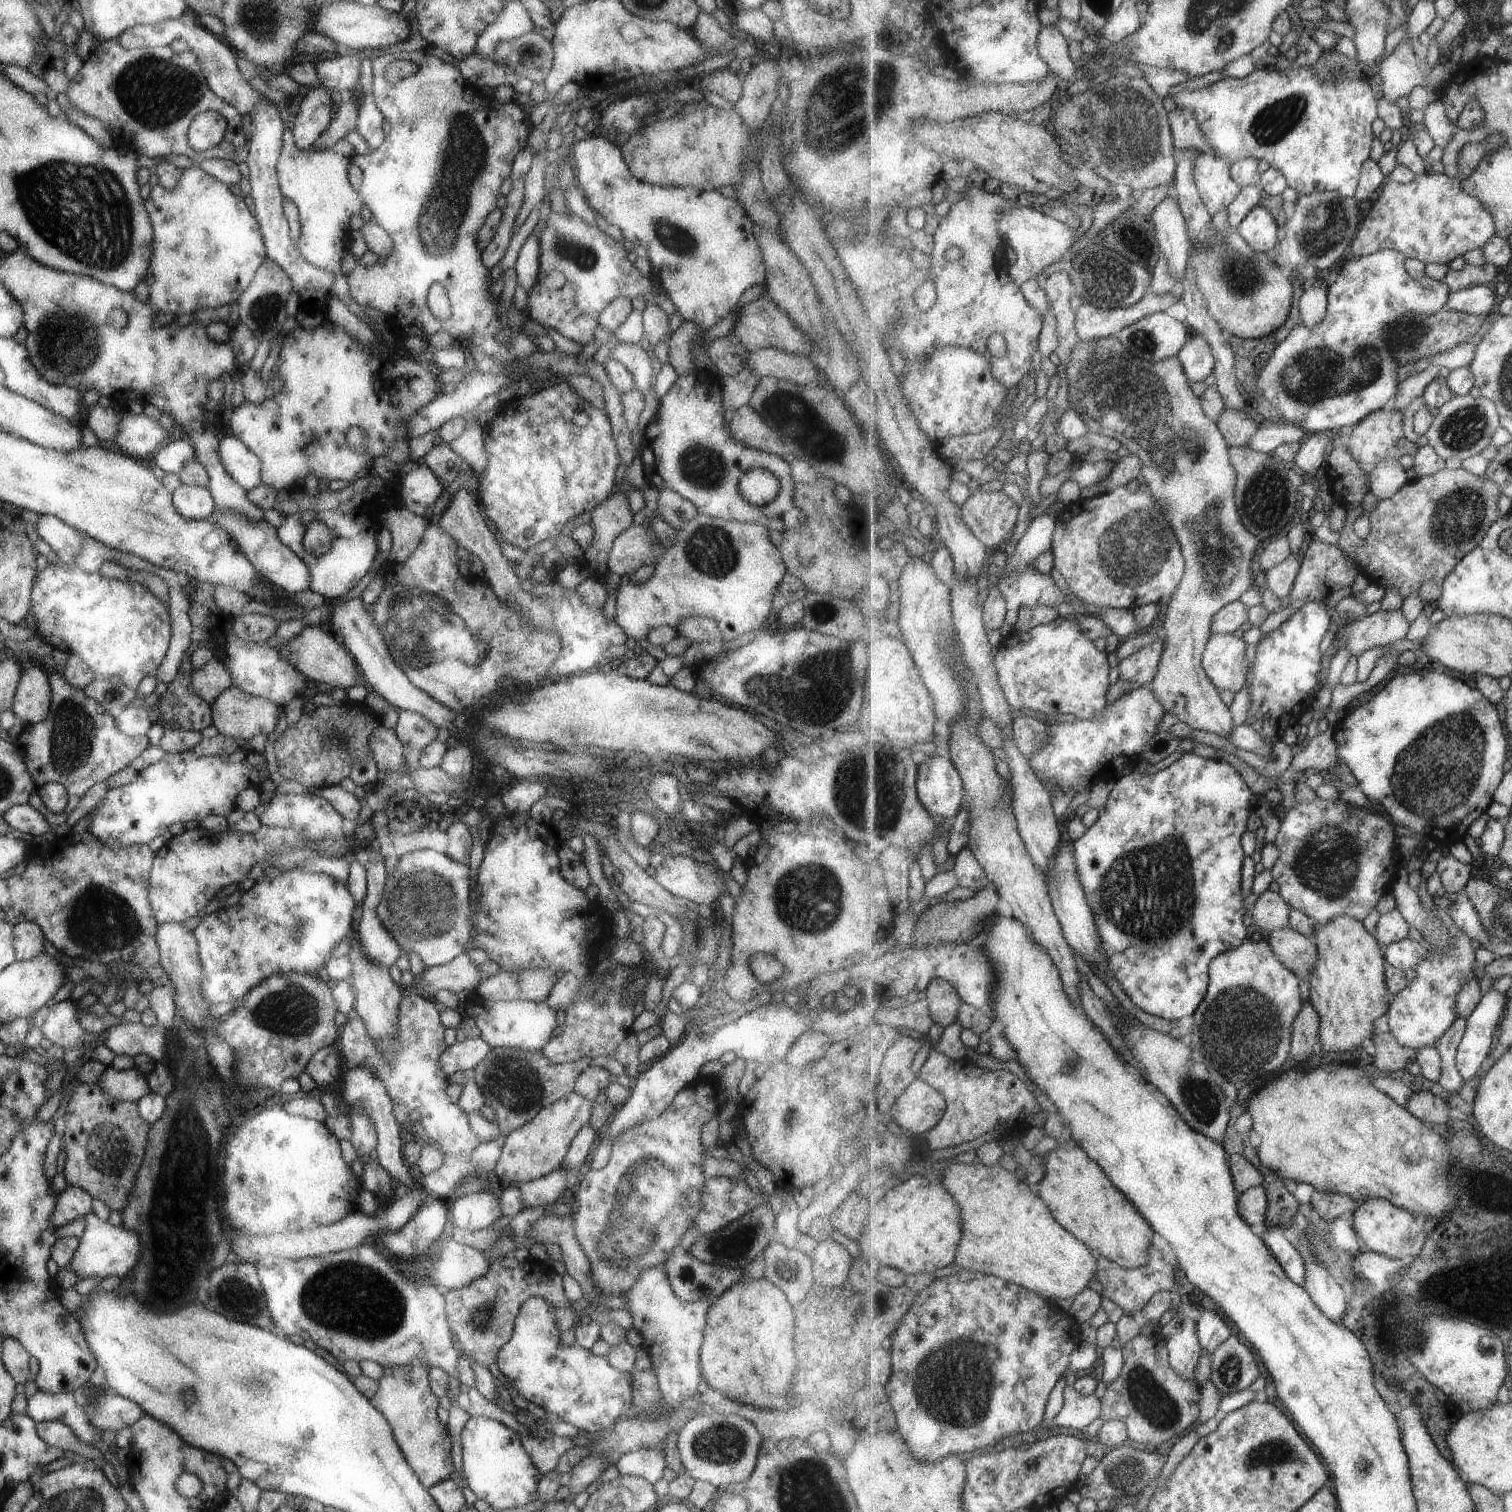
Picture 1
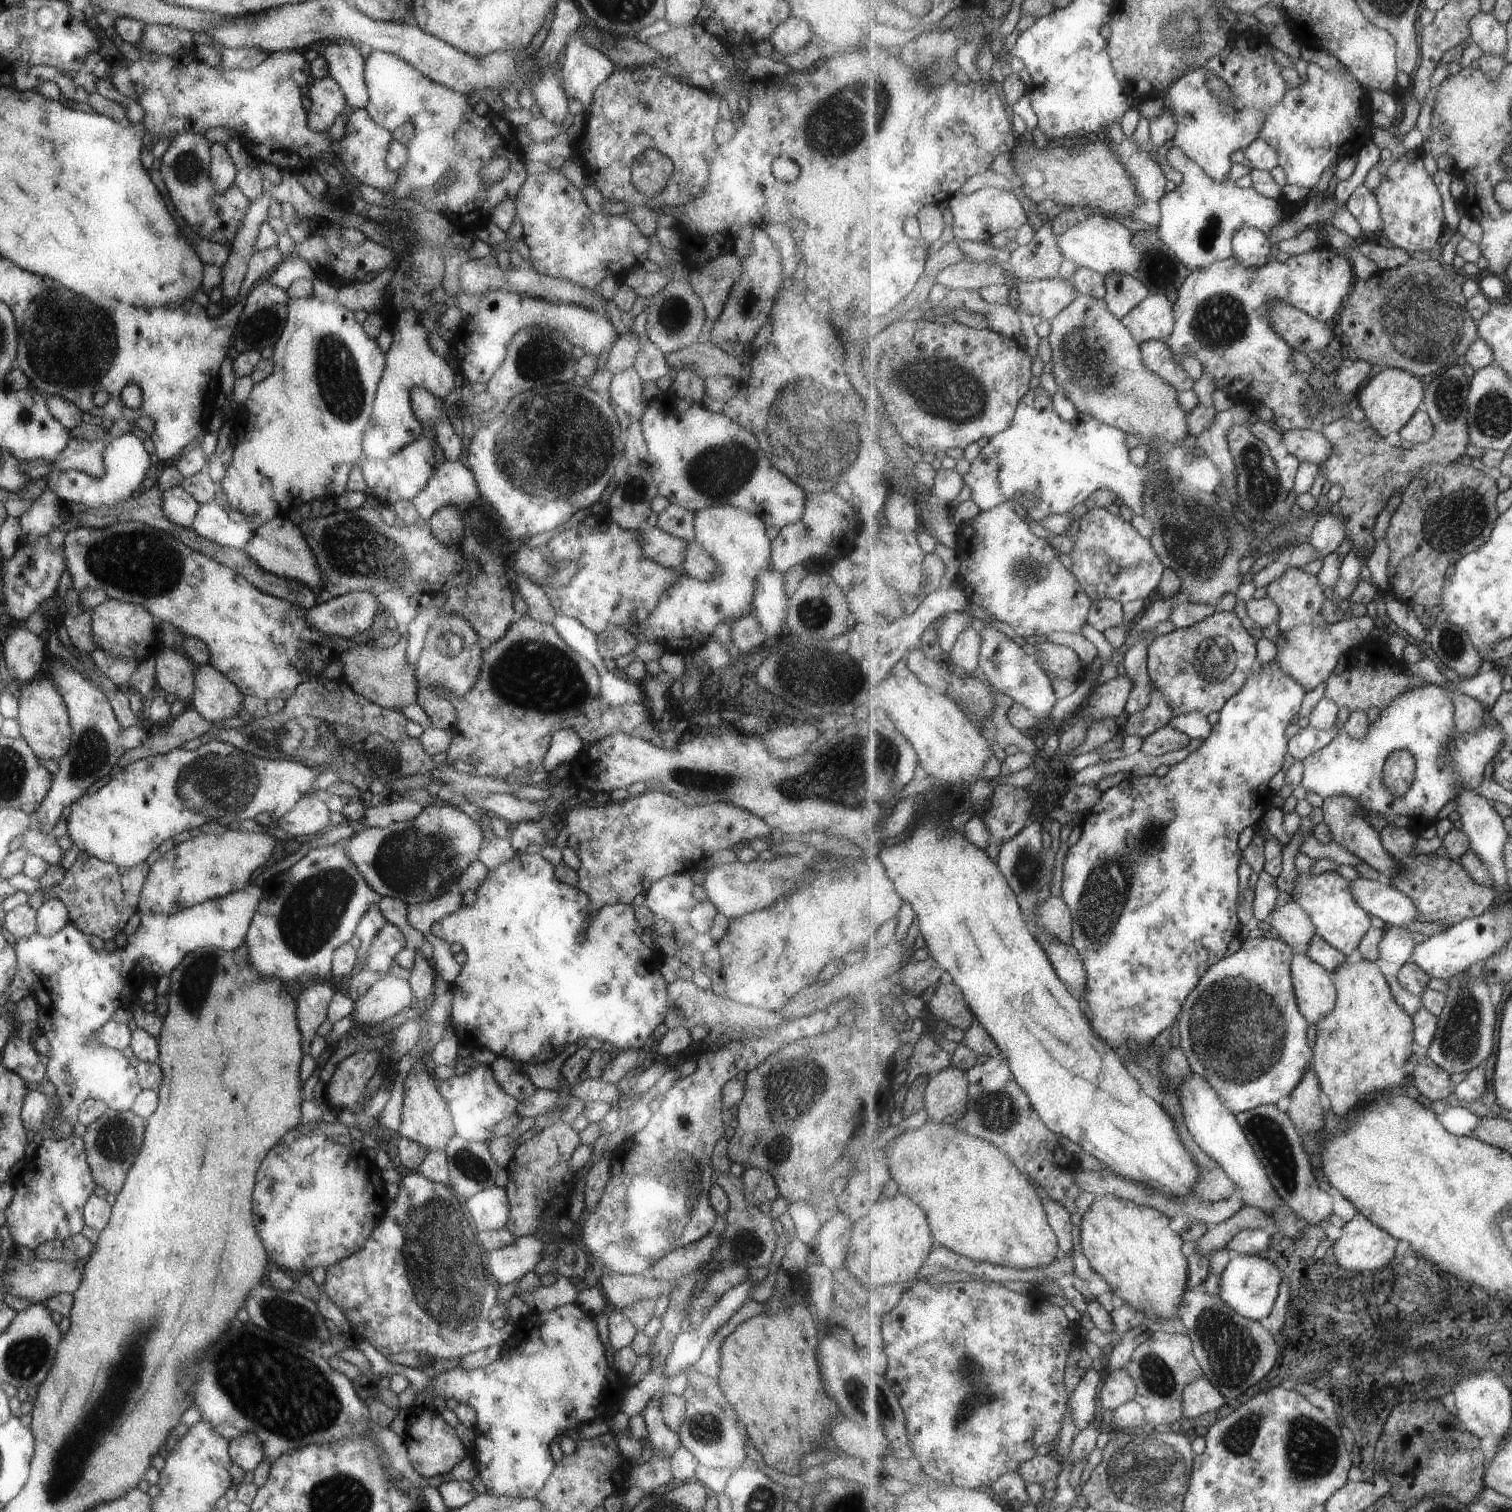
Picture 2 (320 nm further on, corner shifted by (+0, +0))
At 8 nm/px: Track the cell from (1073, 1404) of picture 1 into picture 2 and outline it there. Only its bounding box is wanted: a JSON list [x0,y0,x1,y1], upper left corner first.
[1099,1368,1137,1411]

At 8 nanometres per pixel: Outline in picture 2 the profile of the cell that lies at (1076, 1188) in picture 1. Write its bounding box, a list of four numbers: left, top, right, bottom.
[1078,1194,1189,1320]

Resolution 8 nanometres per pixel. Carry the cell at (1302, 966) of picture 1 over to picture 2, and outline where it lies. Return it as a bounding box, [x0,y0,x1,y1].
[1292,953,1338,1028]

